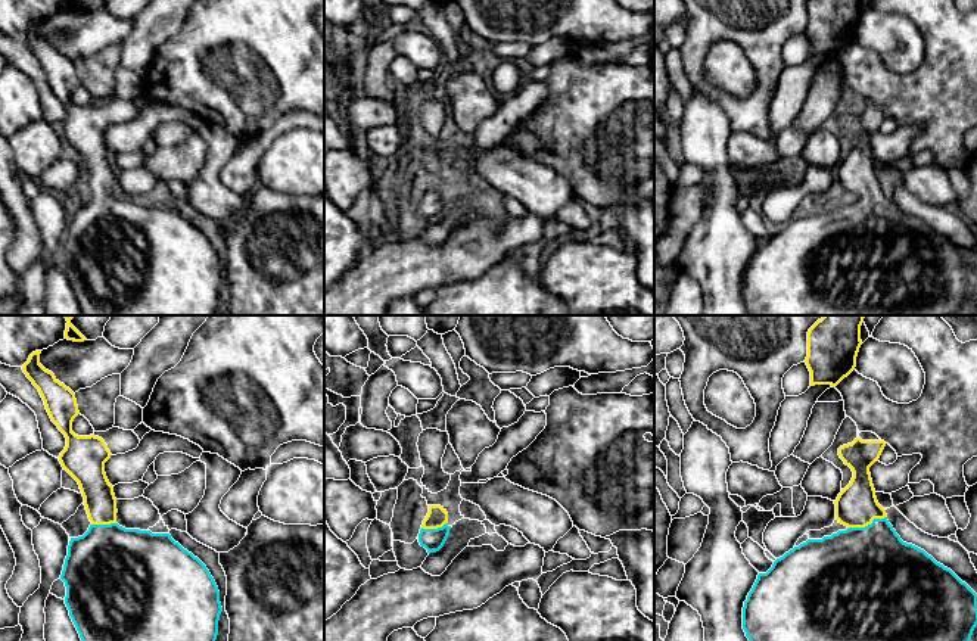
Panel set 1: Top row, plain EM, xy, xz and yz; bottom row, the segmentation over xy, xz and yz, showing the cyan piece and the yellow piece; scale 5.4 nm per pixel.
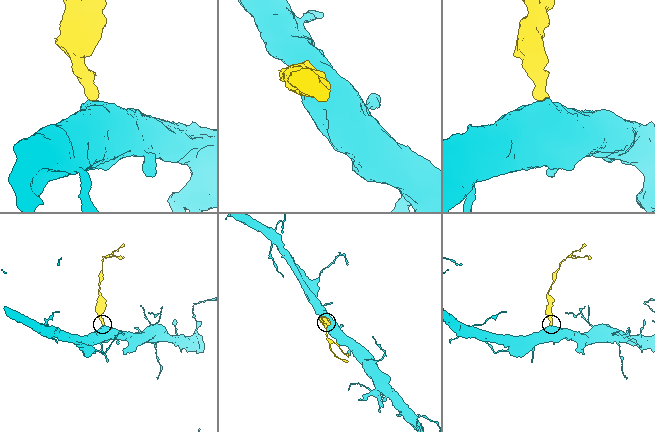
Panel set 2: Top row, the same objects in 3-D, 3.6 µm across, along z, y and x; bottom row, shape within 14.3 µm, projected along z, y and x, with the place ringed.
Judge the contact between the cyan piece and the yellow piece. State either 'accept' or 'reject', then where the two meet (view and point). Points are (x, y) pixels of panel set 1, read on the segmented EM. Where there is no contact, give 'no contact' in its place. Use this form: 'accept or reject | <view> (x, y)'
accept | yz (868, 525)

